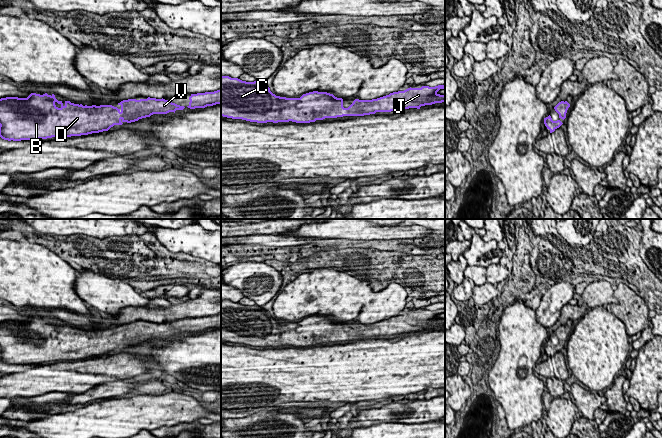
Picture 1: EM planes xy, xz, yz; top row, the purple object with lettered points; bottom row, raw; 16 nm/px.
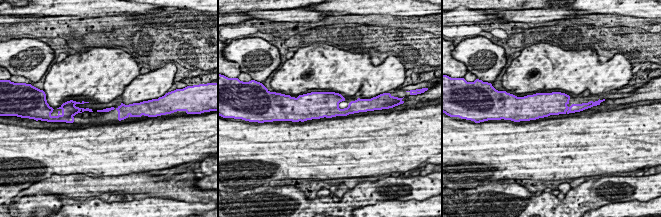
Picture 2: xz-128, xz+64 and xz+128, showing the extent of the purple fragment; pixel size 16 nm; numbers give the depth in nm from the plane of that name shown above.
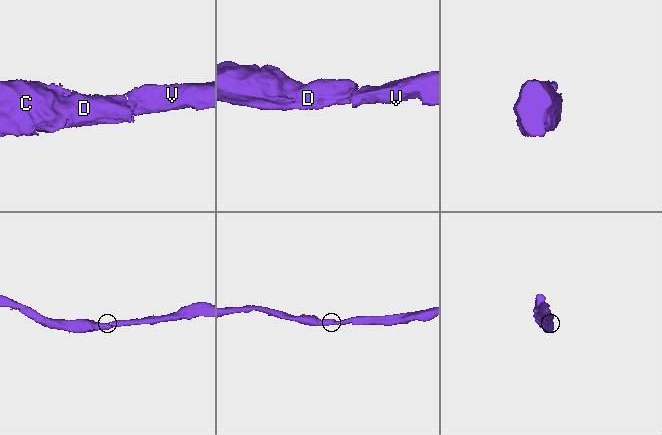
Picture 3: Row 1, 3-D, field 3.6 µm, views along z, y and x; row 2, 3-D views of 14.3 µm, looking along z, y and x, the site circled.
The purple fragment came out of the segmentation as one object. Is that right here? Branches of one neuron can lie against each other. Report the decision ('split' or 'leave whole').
leave whole

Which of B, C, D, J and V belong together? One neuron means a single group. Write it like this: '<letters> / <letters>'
B C D J V

